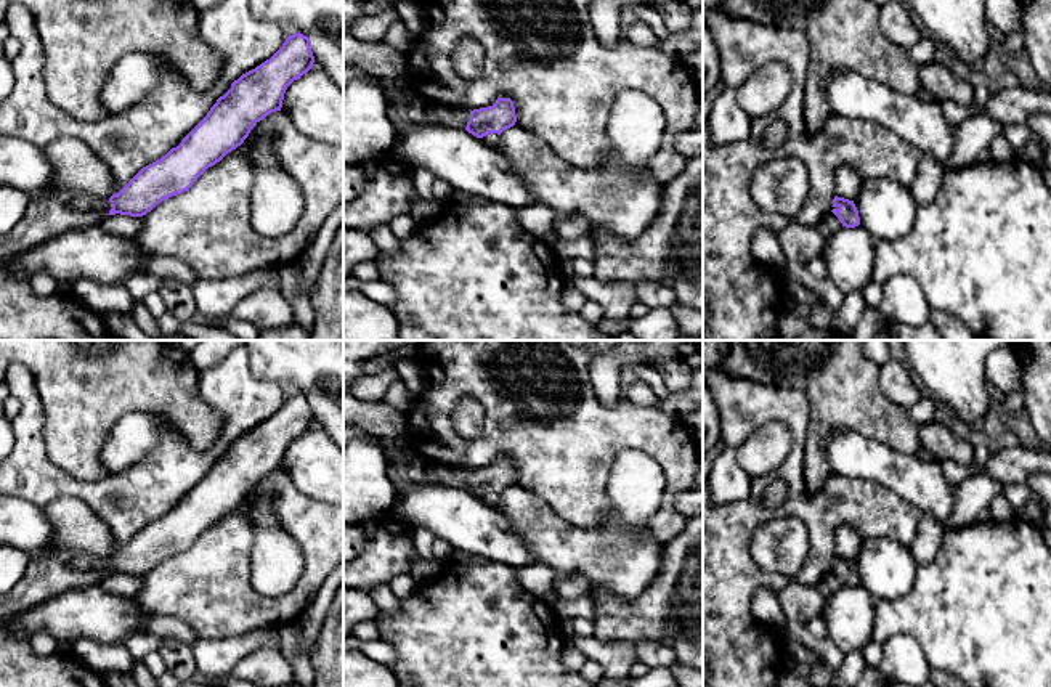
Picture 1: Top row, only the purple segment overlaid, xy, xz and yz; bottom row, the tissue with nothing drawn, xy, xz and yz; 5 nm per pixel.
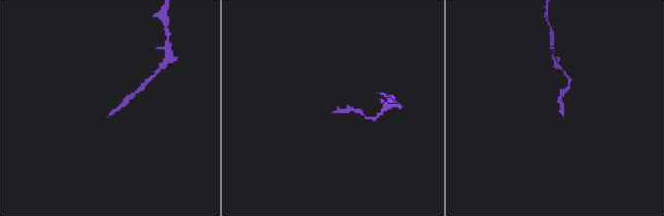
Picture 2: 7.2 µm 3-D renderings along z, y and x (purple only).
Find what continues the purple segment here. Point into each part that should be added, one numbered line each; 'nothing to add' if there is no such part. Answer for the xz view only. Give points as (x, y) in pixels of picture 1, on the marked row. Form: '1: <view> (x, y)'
1: xz (421, 111)

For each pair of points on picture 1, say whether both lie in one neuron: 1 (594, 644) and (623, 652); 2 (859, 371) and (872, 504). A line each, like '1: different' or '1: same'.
1: same
2: different

